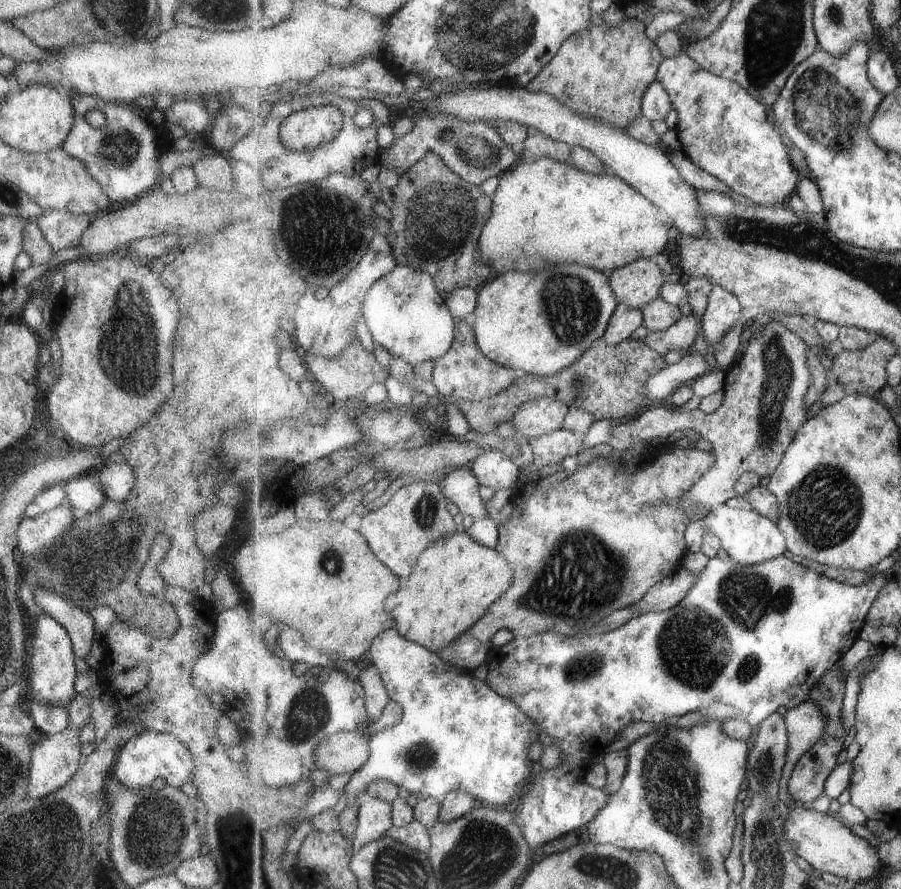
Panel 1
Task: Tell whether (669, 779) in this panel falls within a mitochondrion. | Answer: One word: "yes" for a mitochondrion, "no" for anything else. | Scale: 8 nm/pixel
yes

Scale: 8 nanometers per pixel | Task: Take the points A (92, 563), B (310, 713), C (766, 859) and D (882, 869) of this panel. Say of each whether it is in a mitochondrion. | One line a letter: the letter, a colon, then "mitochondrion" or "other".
A: mitochondrion
B: mitochondrion
C: mitochondrion
D: other

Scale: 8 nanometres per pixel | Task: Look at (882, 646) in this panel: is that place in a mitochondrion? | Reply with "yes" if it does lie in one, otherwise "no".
no

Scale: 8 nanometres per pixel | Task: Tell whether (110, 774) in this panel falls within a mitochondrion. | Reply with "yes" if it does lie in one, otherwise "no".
no

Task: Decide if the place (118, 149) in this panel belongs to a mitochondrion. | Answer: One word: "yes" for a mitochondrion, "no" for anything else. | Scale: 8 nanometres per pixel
yes

